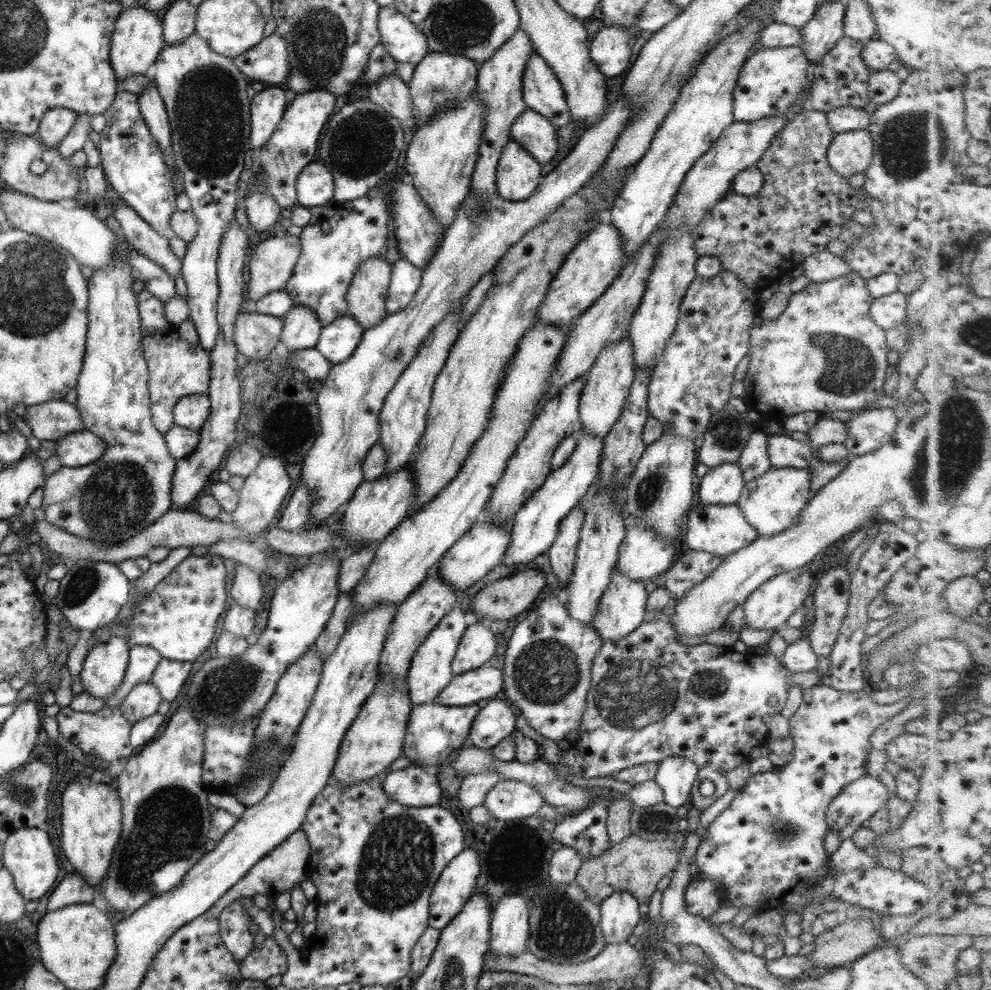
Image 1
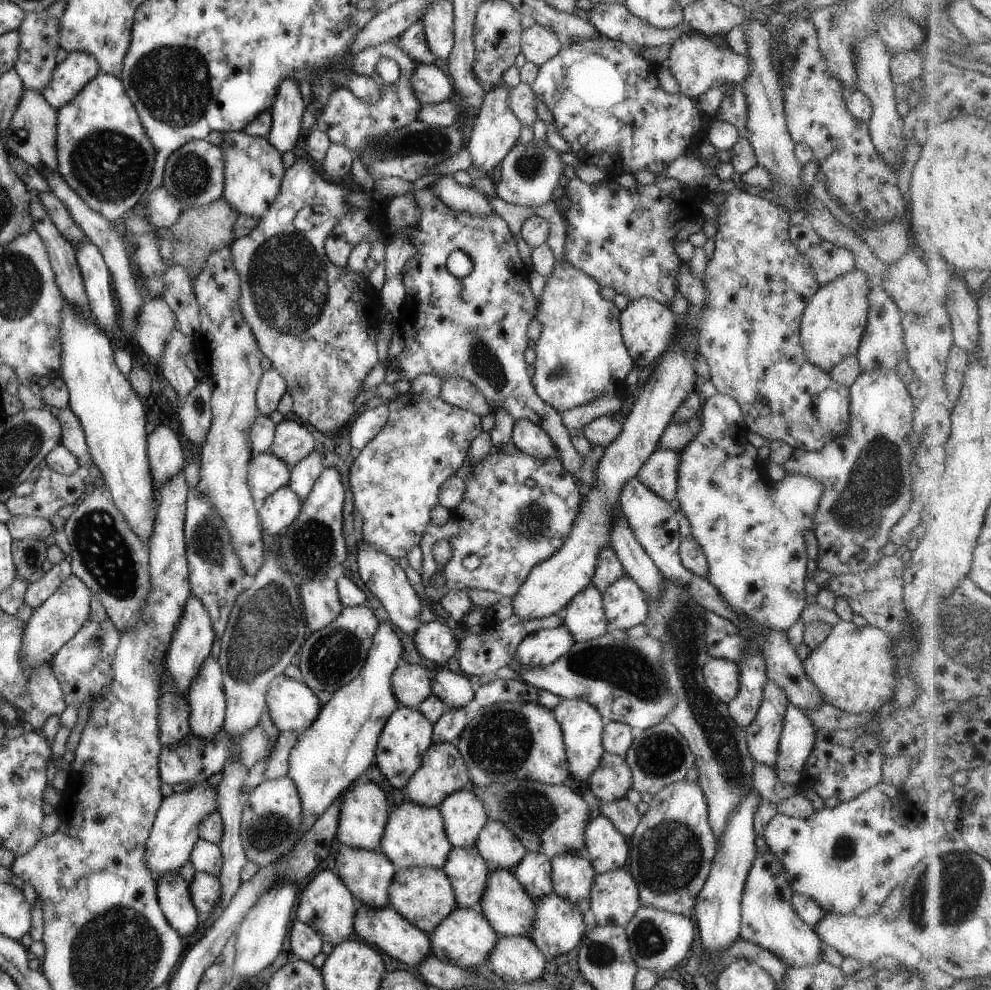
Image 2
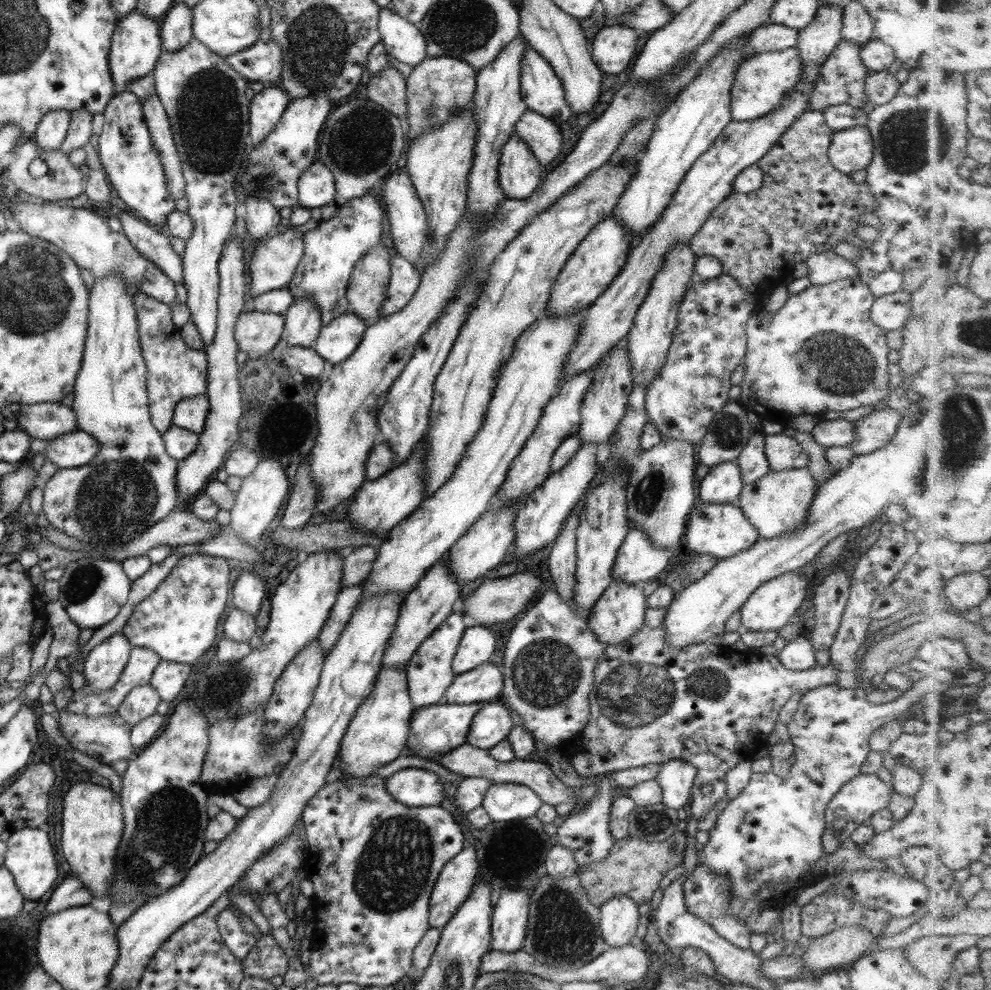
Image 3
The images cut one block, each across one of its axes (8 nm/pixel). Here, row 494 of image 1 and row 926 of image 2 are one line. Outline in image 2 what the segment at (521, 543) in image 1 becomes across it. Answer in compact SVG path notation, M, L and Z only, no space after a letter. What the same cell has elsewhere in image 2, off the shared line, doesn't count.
M553 892L535 900L535 920L529 938L545 959L568 953L581 942L583 932L583 914L573 902Z

